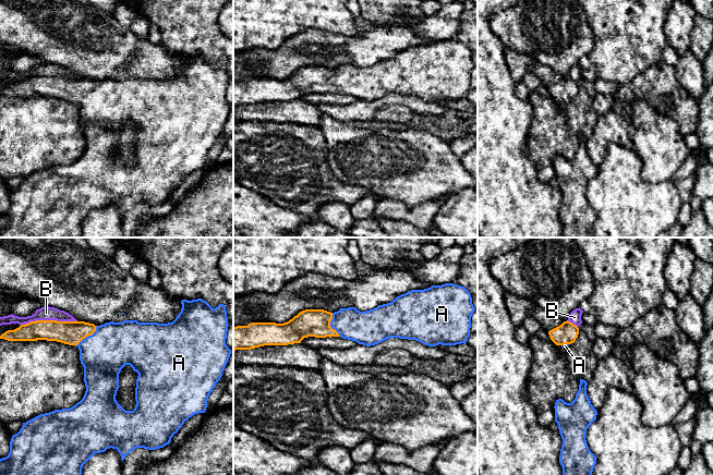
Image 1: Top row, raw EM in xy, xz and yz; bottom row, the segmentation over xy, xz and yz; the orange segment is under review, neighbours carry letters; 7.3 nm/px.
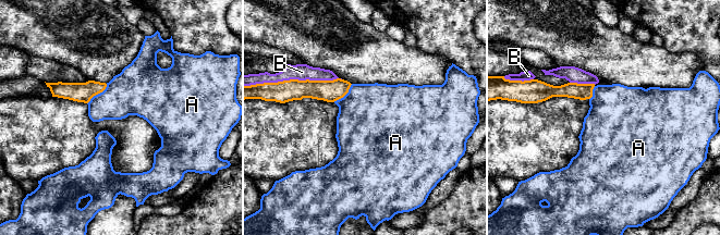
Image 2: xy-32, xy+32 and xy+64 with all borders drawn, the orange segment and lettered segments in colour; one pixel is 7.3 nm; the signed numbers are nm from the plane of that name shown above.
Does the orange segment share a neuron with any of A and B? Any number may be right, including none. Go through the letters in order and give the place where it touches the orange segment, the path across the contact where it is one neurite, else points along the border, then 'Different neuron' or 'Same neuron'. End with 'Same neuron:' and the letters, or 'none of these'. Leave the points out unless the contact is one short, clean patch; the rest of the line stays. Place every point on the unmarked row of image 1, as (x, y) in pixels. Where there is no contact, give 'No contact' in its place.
A: Touches orange at xy (87, 92). Path across: xy (69, 88), (87, 92), (98, 101), (112, 101). Same neuron
B: Touches orange at xy (48, 76). Different neuron
Same neuron: A

